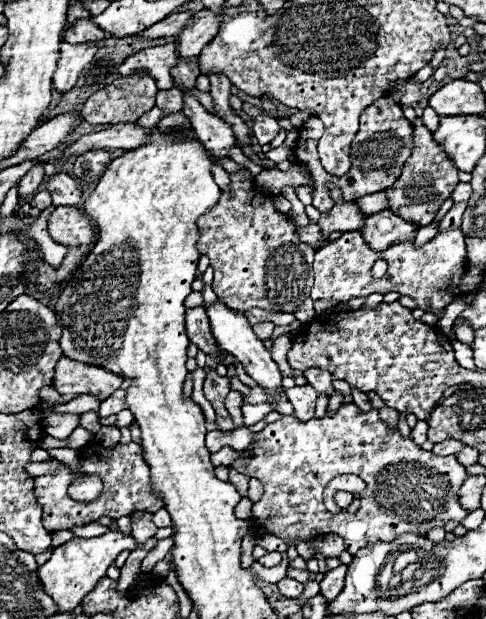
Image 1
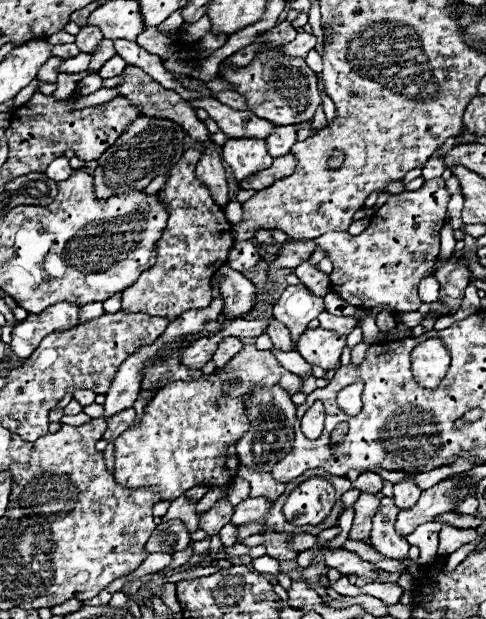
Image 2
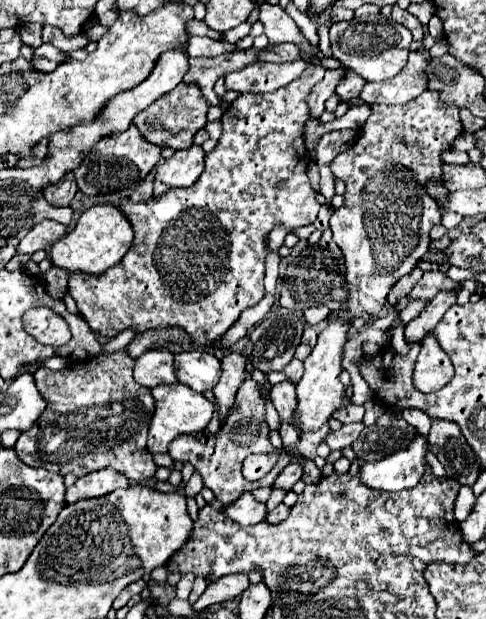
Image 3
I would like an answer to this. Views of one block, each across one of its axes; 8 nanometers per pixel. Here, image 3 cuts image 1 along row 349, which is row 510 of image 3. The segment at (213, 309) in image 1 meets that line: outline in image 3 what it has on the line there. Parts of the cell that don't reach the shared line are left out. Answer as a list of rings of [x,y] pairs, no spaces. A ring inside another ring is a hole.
[[[244,492],[244,496],[240,496],[240,500],[234,500],[228,506],[220,508],[228,518],[236,520],[242,526],[252,526],[258,524],[266,518],[266,504],[260,504],[254,500],[254,496],[250,492]]]

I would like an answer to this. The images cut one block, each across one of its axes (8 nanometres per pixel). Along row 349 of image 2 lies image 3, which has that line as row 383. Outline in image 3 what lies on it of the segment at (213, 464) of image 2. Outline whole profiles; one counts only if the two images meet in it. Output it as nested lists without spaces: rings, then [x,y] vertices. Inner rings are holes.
[[[248,378],[242,382],[242,386],[236,394],[236,408],[230,412],[224,426],[220,428],[220,432],[216,432],[216,434],[200,432],[200,434],[180,436],[170,444],[168,454],[178,462],[190,462],[202,474],[204,486],[210,488],[222,504],[234,502],[242,492],[250,492],[260,486],[272,486],[274,478],[290,462],[290,456],[282,448],[274,448],[268,442],[268,424],[264,420],[264,410],[266,410],[264,396],[260,394],[258,384],[252,378]],[[248,454],[274,454],[278,458],[278,462],[264,478],[260,478],[256,482],[248,482],[242,476],[242,462]]]

